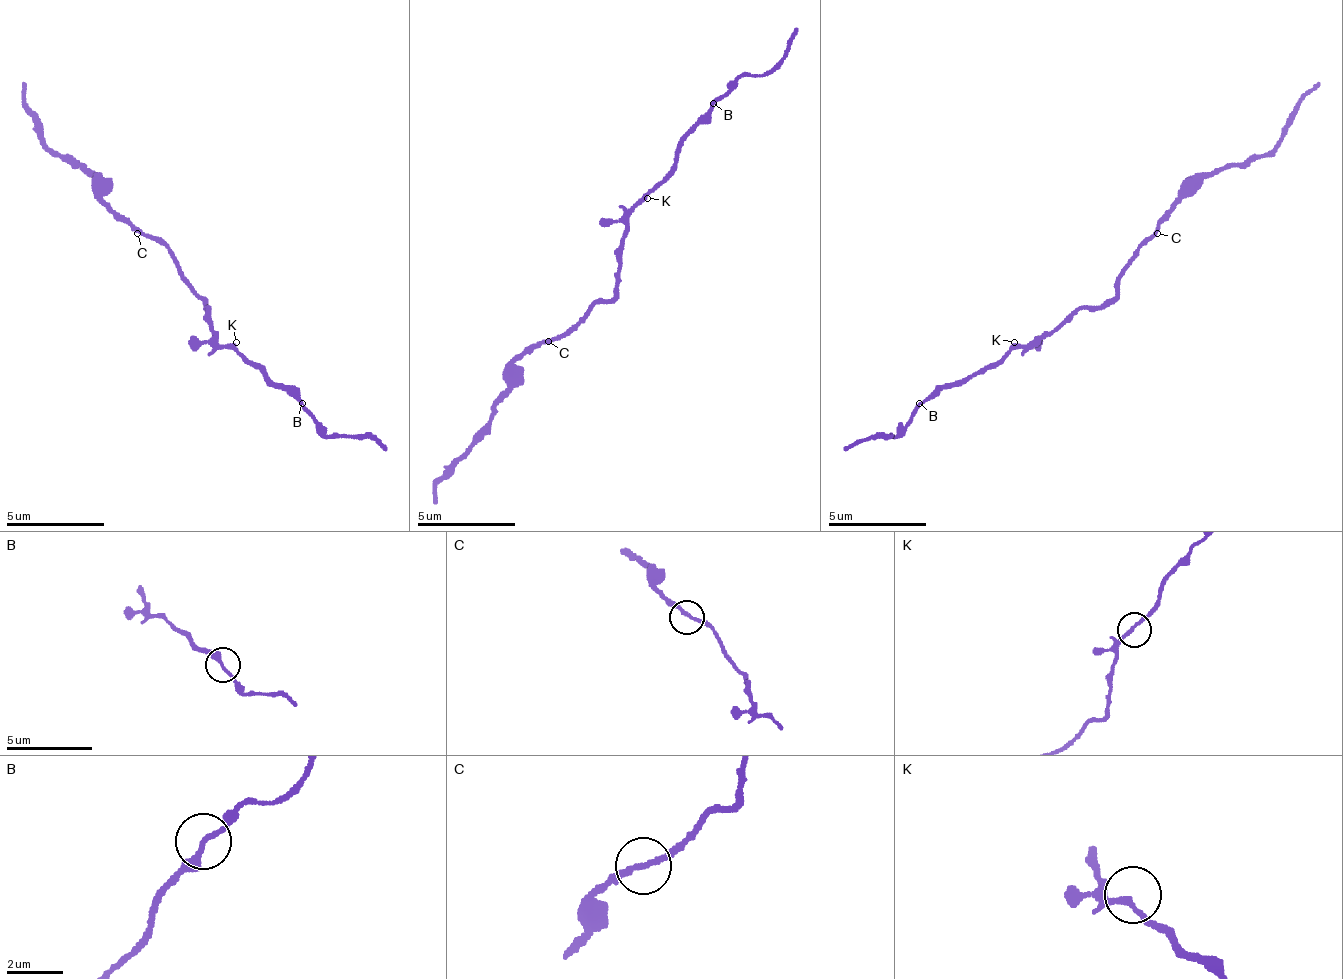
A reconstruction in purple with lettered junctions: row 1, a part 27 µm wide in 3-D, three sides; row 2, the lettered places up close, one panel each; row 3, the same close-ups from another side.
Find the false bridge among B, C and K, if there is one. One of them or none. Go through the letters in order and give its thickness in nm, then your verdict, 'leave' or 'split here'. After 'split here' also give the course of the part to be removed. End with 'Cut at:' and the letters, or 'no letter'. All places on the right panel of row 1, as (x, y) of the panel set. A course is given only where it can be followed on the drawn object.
B: calibre 180 nm; leave
C: calibre 180 nm; leave
K: calibre 180 nm; leave
Cut at: no letter

